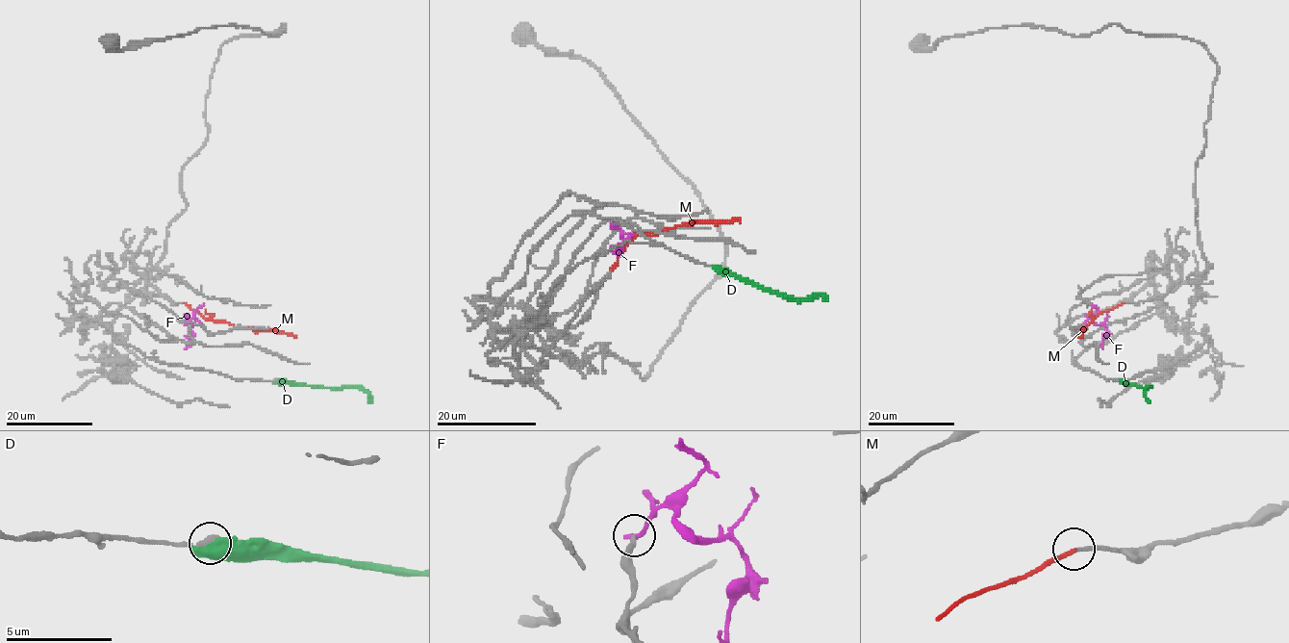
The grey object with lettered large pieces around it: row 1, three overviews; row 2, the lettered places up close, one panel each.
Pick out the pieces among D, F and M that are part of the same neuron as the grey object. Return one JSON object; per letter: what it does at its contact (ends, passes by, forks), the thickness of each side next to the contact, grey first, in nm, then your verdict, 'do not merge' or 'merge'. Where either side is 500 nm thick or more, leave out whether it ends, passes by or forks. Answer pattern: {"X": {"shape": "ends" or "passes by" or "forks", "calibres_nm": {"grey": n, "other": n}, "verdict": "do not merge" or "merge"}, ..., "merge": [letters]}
{"D": {"calibres_nm": {"grey": 280, "other": 750}, "verdict": "do not merge"}, "F": {"shape": "ends", "calibres_nm": {"grey": 240, "other": 300}, "verdict": "do not merge"}, "M": {"shape": "ends", "calibres_nm": {"grey": 190, "other": 240}, "verdict": "merge"}, "merge": ["M"]}

